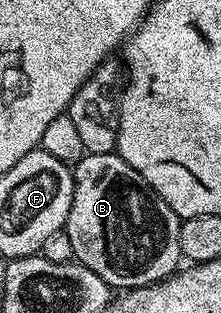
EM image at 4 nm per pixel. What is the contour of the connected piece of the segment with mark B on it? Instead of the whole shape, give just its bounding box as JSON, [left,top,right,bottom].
[65,152,182,291]

